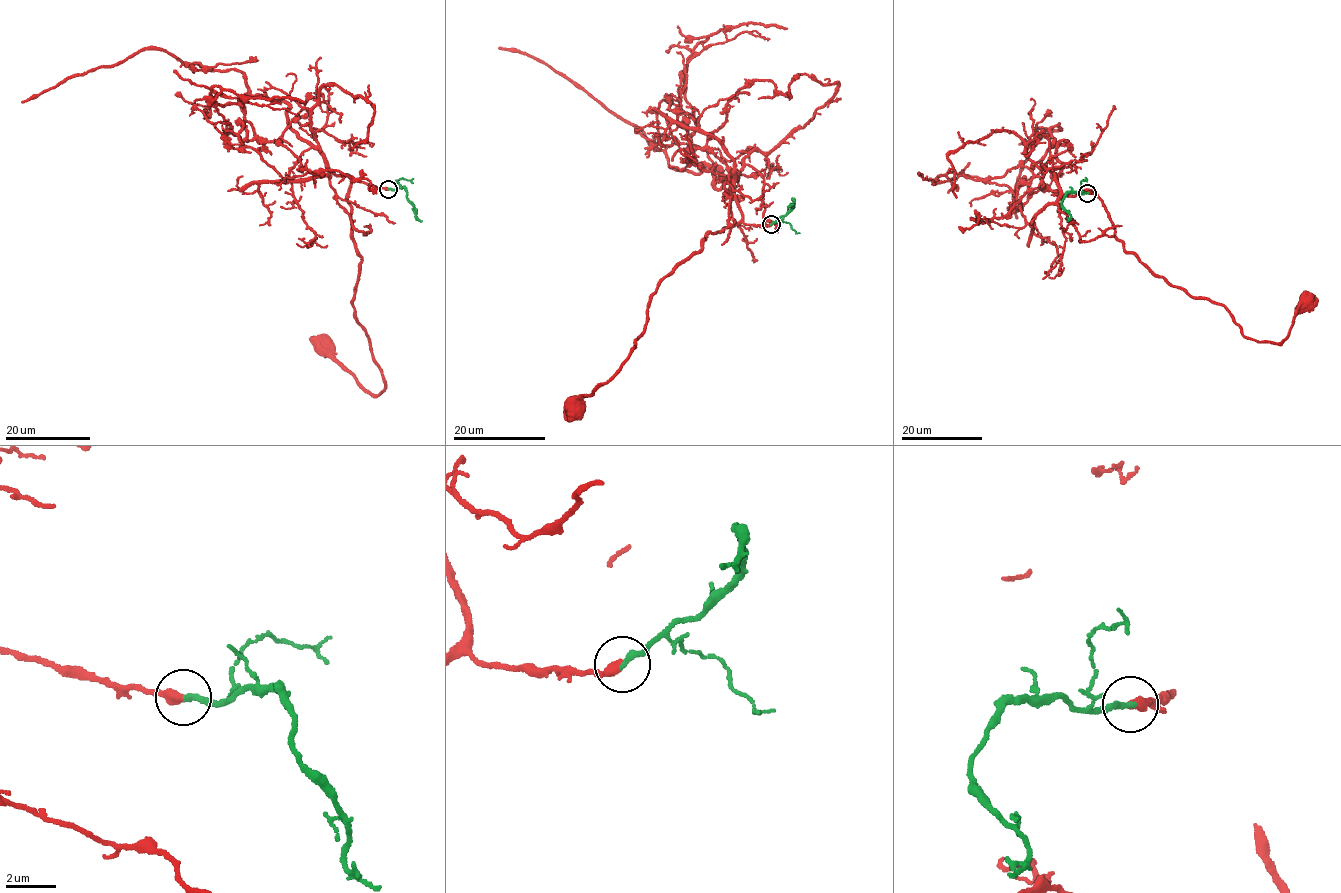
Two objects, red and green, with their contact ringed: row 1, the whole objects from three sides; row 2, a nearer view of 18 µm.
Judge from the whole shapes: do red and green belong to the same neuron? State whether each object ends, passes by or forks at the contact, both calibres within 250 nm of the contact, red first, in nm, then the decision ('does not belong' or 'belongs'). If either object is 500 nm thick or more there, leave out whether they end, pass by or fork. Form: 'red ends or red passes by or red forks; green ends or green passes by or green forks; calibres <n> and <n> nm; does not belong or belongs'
red ends; green ends; calibres 400 and 240 nm; belongs

